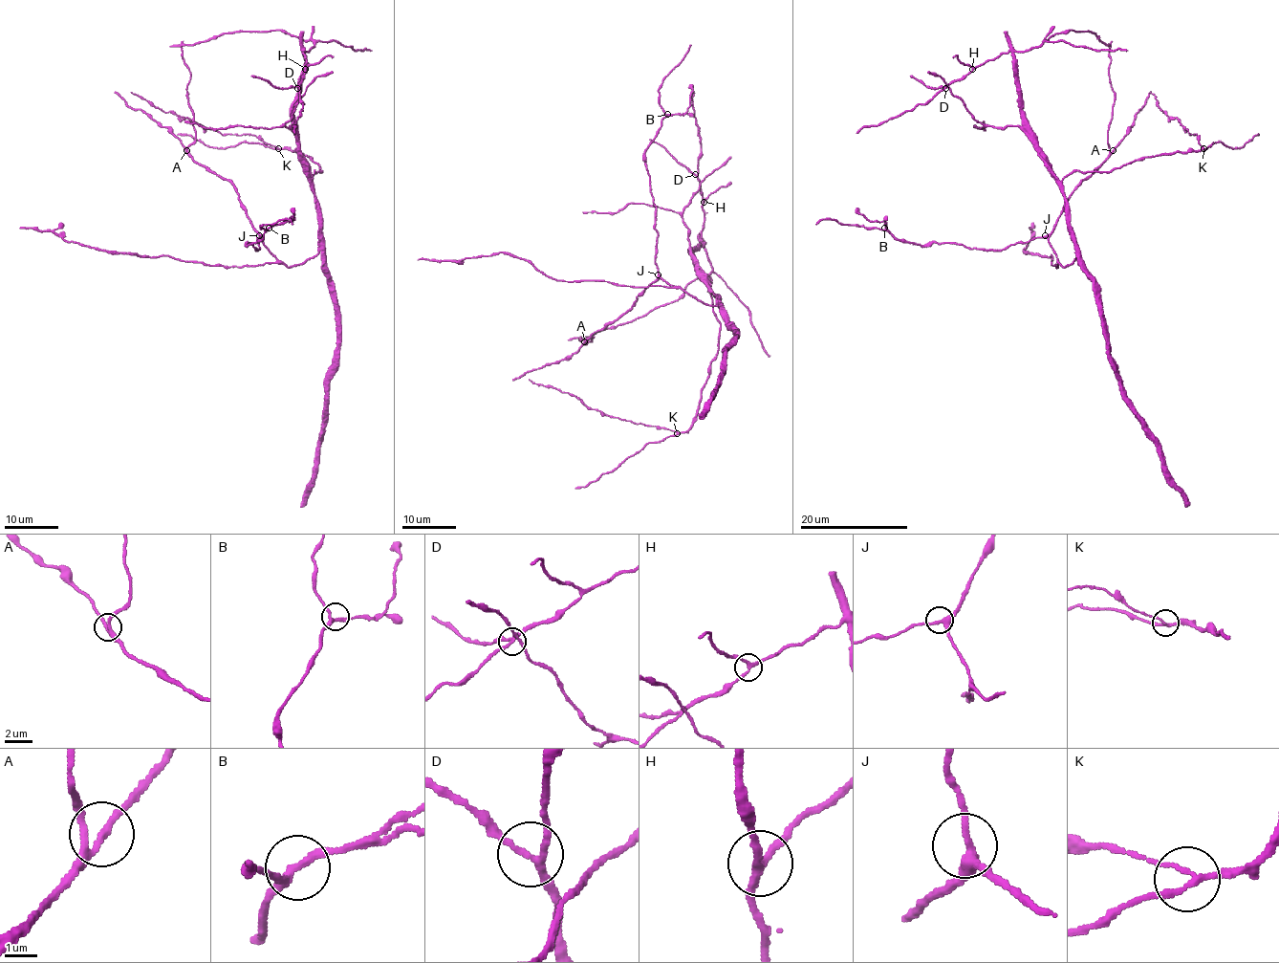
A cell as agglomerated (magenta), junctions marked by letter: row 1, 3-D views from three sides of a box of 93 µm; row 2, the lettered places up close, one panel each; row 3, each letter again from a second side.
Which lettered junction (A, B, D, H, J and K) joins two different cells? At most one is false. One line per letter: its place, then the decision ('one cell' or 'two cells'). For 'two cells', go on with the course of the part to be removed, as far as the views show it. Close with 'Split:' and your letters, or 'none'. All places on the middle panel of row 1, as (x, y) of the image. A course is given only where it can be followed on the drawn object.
A: at (584, 341); one cell
B: at (667, 114); one cell
D: at (695, 174); one cell
H: at (704, 202); one cell
J: at (658, 274); one cell
K: at (677, 433); one cell
Split: none

